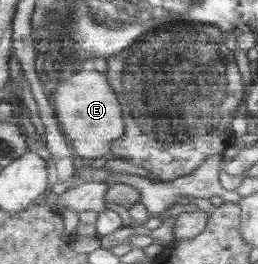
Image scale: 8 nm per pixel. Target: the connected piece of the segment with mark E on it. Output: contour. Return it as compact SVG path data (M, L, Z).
M96 70L68 74L59 80L54 94L57 123L71 149L83 158L97 159L108 152L110 142L121 138L125 122L118 106L118 96L112 92L105 74Z

